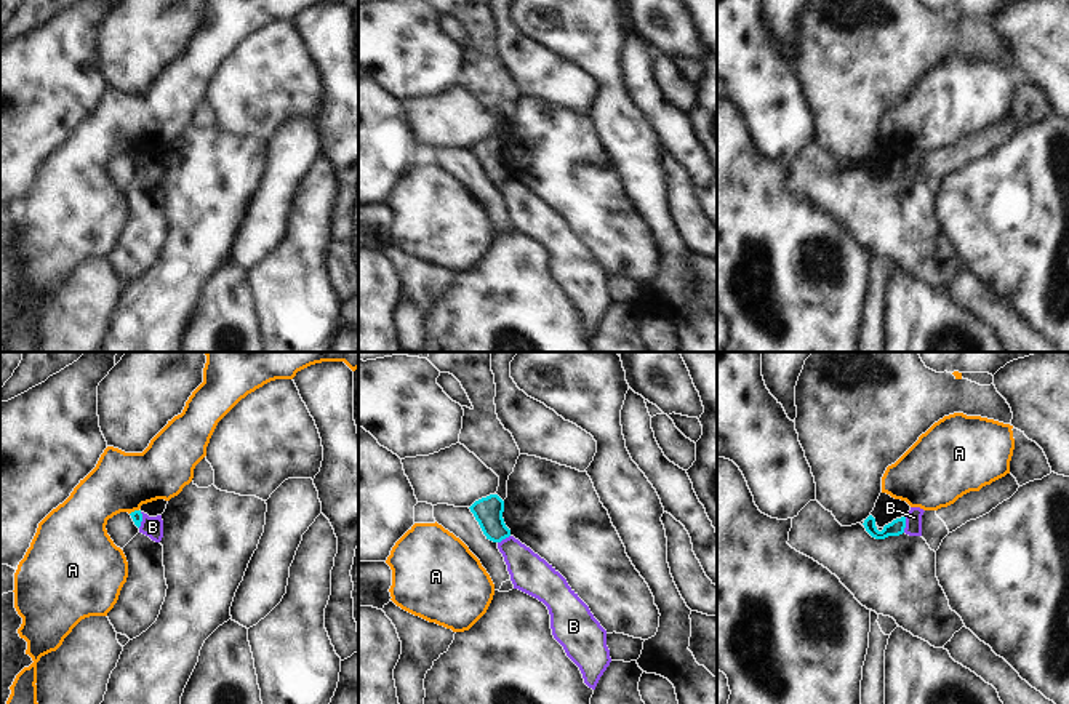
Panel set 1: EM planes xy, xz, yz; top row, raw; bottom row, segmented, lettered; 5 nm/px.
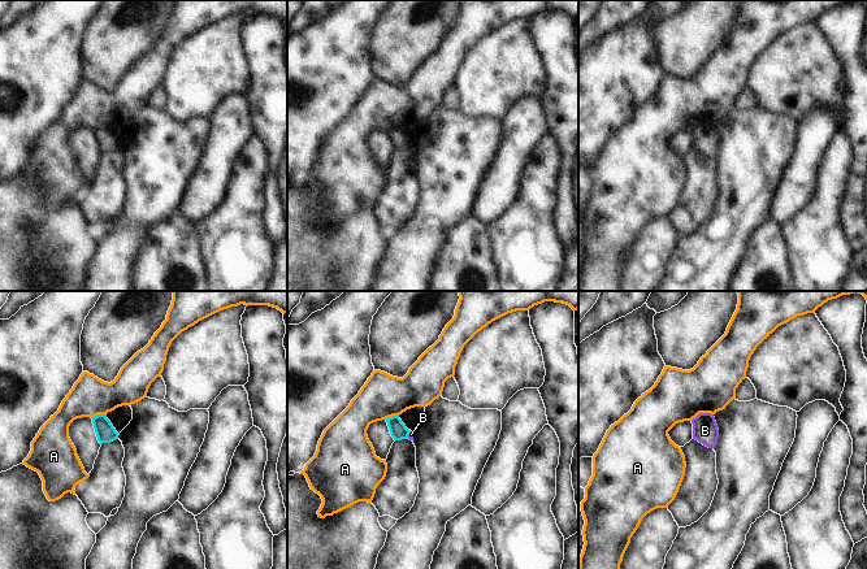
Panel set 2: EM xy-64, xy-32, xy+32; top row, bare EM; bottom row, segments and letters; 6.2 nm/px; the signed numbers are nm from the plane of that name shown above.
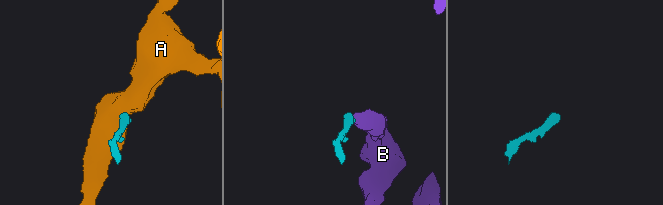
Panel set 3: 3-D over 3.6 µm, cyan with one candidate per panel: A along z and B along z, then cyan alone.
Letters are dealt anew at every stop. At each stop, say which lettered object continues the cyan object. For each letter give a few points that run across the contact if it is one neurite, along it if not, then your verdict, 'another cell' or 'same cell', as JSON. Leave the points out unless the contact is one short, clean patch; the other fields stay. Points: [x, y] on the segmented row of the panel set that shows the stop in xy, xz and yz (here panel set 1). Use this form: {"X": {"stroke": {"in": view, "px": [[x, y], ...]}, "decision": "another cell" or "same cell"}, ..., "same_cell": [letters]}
{"A": {"stroke": {"in": "xy", "px": [[138, 509], [130, 514]]}, "decision": "another cell"}, "B": {"stroke": {"in": "yz", "px": [[906, 517], [903, 532]]}, "decision": "another cell"}, "same_cell": []}

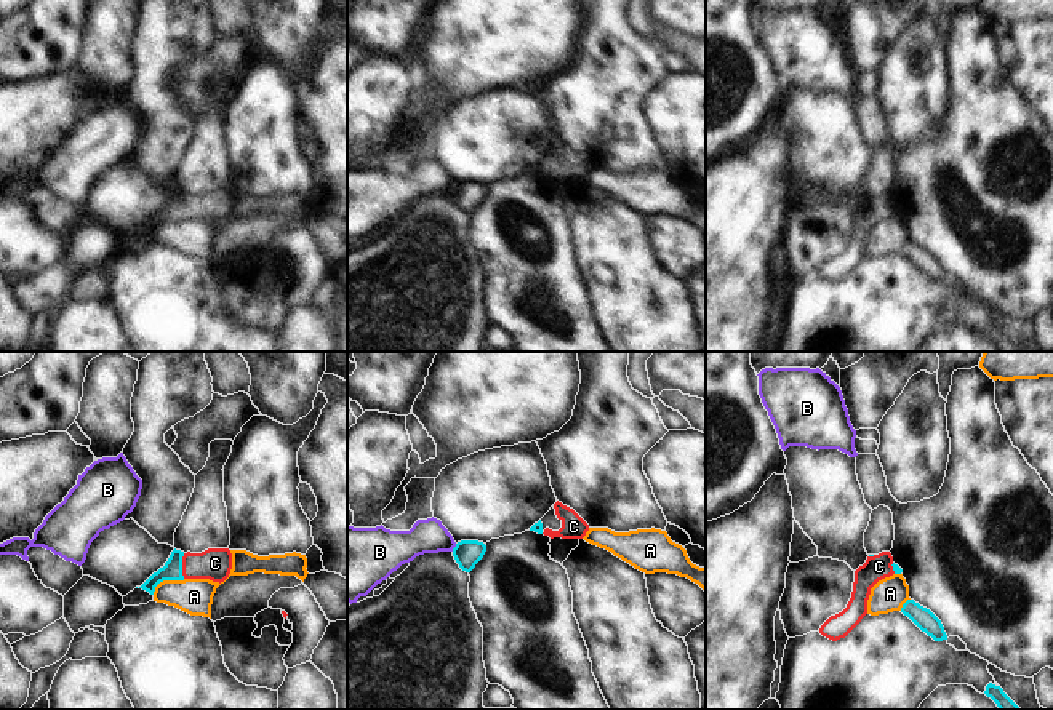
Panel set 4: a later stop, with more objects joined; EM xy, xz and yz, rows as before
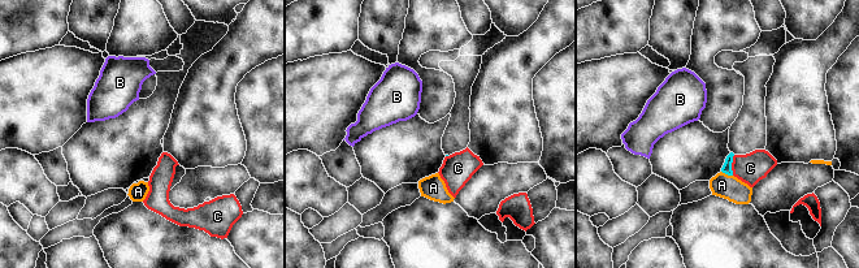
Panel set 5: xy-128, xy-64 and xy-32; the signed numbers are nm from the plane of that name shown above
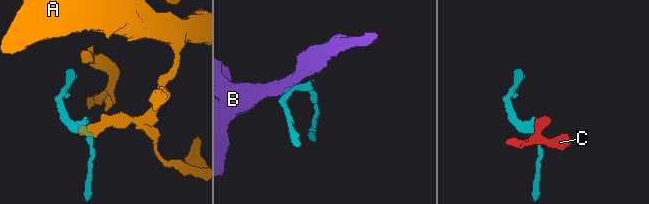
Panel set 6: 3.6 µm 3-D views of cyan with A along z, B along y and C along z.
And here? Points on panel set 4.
{"A": {"stroke": {"in": "xy", "px": [[184, 579], [164, 579], [152, 594]]}, "decision": "another cell"}, "B": {"stroke": {"in": "xz", "px": [[456, 544], [452, 550]]}, "decision": "another cell"}, "C": {"decision": "same cell"}, "same_cell": ["C"]}

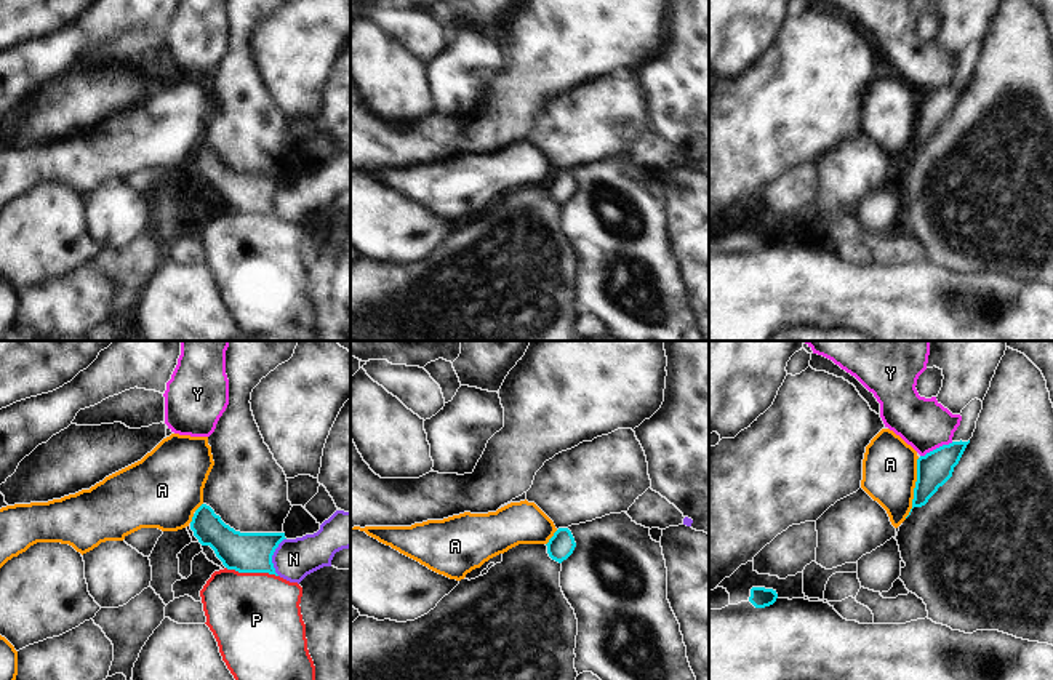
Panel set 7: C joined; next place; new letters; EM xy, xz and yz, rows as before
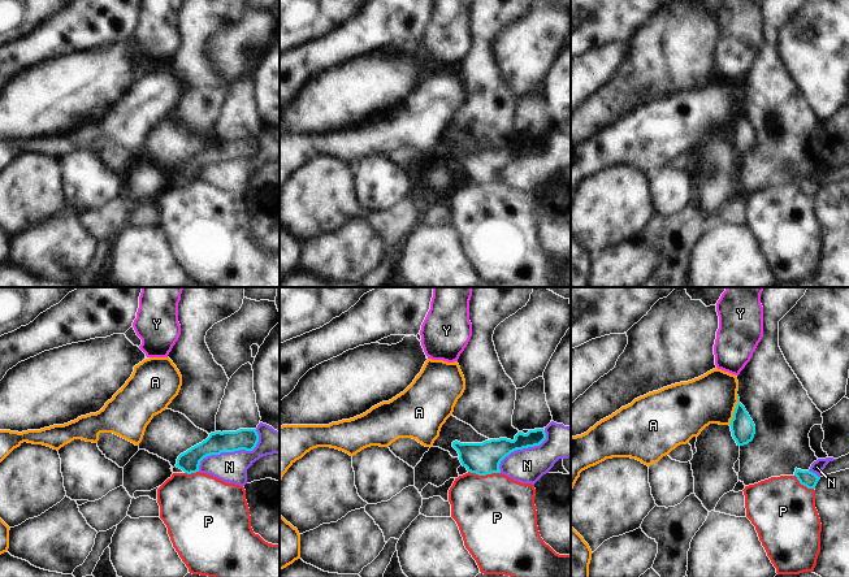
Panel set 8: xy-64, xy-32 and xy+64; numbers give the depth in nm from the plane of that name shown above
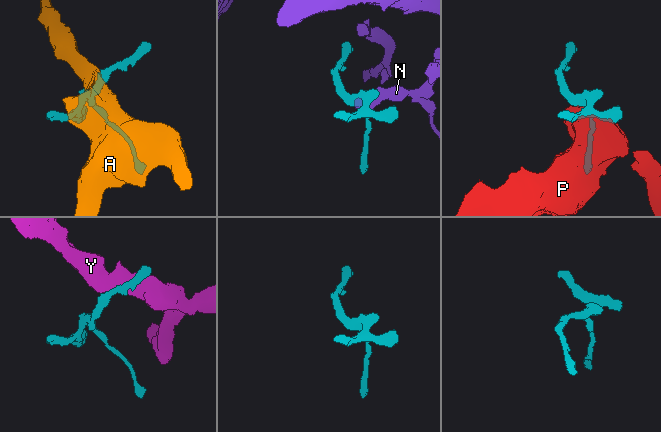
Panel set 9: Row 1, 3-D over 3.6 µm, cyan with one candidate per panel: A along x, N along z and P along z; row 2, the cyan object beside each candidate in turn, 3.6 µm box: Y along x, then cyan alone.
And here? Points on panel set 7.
{"A": {"stroke": {"in": "yz", "px": [[919, 458], [912, 508], [904, 517]]}, "decision": "another cell"}, "N": {"decision": "another cell"}, "P": {"decision": "another cell"}, "Y": {"decision": "another cell"}, "same_cell": []}

